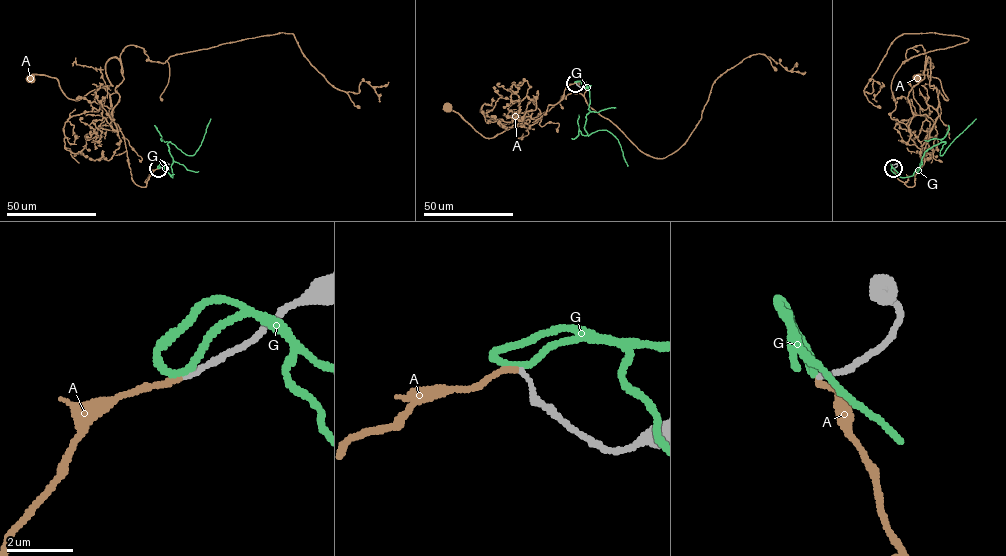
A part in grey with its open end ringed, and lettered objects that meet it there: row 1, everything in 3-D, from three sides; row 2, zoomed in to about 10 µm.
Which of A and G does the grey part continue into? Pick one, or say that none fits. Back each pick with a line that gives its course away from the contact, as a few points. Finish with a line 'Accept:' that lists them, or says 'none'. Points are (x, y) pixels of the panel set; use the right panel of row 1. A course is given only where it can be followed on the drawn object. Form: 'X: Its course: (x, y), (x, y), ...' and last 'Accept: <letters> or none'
A: Its course: (893, 168), (907, 186), (915, 185), (937, 118), (936, 87), (948, 99), (938, 78), (919, 74), (916, 79)
Accept: A

